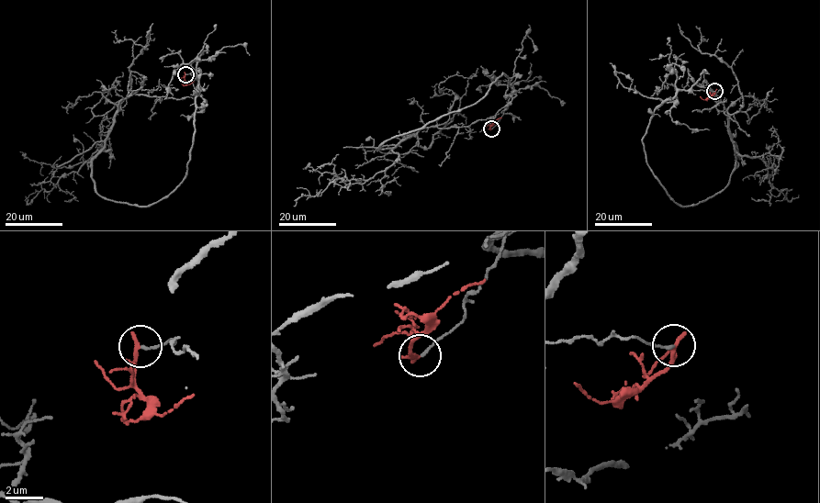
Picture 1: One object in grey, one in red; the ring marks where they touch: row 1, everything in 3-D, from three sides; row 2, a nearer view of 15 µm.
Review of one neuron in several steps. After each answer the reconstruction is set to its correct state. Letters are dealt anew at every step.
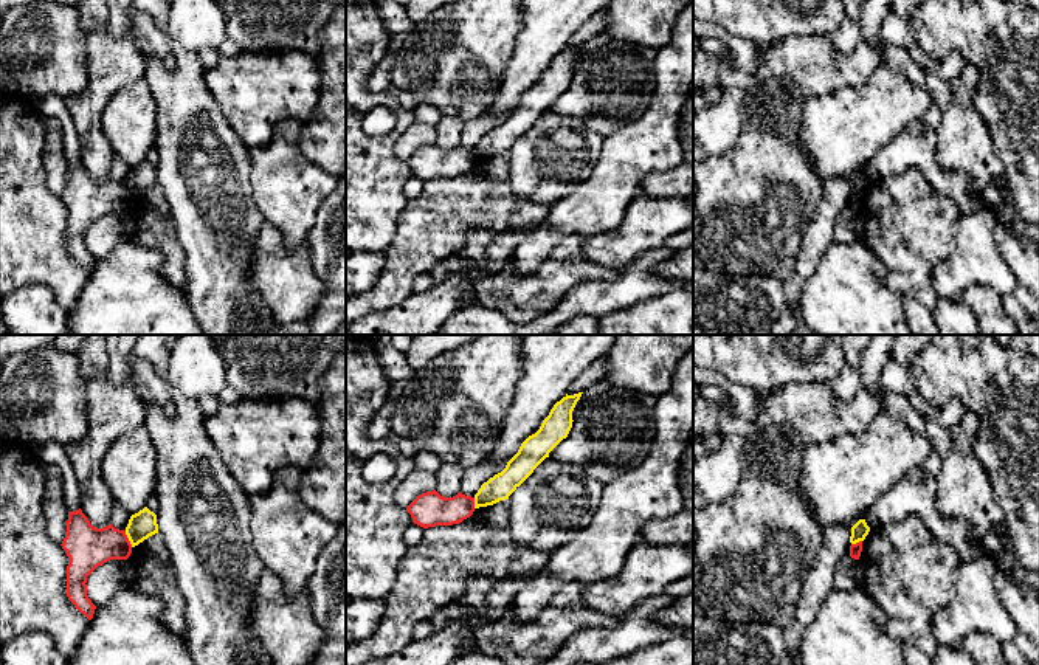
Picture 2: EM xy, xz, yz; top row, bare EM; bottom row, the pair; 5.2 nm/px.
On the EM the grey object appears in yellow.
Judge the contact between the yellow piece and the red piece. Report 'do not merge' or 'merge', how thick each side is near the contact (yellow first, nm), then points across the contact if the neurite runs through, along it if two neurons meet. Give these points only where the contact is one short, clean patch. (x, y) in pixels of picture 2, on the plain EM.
do not merge | 140/220 nm | along xy (124, 183), (132, 199)

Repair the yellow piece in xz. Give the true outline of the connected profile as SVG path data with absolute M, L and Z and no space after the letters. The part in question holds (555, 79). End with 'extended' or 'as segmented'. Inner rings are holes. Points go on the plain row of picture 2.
M583 45L564 48L554 57L540 82L529 88L506 121L481 138L475 147L475 161L493 158L509 149L549 110L549 105L568 90L572 64Z; as segmented

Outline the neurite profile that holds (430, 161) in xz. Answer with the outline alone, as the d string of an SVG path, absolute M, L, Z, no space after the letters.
M436 143L422 146L408 158L412 175L428 181L453 178L470 171L475 164L475 150L461 144L453 150L444 150Z

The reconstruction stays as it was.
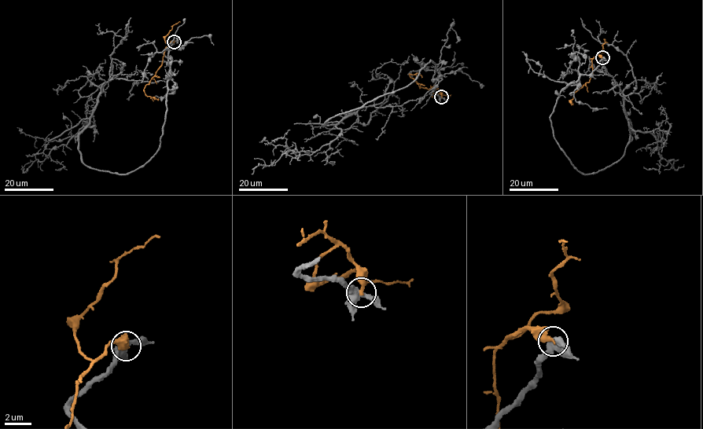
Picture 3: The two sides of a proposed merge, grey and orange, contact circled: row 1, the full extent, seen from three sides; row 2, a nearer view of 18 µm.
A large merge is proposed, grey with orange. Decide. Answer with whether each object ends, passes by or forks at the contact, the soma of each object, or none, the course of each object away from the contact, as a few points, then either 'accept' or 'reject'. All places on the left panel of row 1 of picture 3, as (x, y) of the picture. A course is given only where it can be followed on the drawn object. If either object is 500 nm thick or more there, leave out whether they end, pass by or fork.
grey forks; orange ends; soma grey none; soma orange none; course grey (174, 42), (156, 152), (126, 174), (91, 168), (79, 133), (122, 71), (112, 58), (109, 80), (136, 65); course orange (174, 42), (165, 49), (162, 64), (144, 89), (147, 96), (158, 98); reject

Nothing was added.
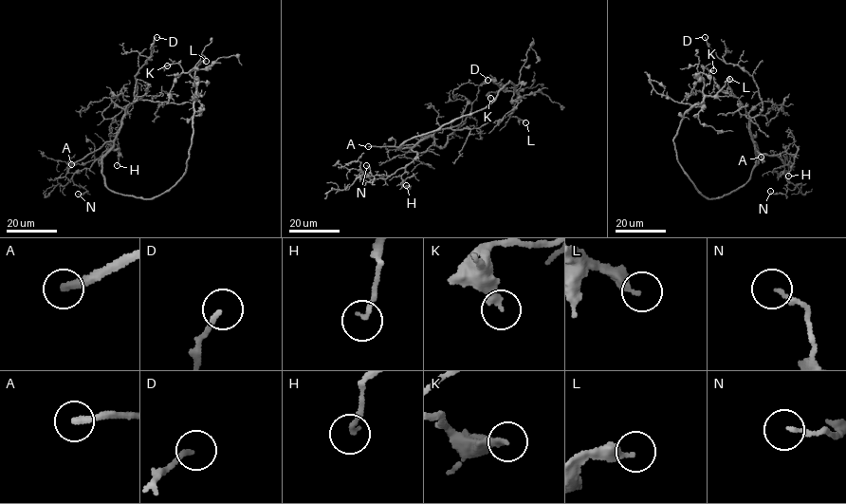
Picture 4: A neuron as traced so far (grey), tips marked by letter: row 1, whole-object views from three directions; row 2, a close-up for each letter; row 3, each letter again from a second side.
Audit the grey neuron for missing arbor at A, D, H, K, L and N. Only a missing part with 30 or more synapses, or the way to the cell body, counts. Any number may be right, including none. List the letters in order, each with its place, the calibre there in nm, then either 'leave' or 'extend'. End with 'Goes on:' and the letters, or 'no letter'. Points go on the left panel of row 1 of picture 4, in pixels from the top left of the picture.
A: at (71, 164); 260 nm thick; extend
D: at (156, 37); 170 nm thick; leave
H: at (117, 165); 150 nm thick; leave
K: at (167, 65); 300 nm thick; leave
L: at (206, 61); 280 nm thick; extend
N: at (78, 194); 160 nm thick; leave
Goes on: A, L

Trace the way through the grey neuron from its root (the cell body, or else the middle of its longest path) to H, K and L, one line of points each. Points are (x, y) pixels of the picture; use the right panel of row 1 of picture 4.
H: (727, 194), (747, 180), (756, 151), (772, 156), (784, 152), (794, 154), (798, 147), (788, 176)
K: (727, 194), (712, 199), (703, 196), (678, 161), (673, 141), (683, 115), (703, 99), (704, 68), (713, 70)
L: (727, 194), (710, 199), (700, 194), (678, 161), (673, 138), (683, 115), (706, 96), (714, 96), (729, 79)

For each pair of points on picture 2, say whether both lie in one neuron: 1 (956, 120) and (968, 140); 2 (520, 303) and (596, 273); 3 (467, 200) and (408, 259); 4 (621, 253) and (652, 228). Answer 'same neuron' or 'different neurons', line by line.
1: same neuron
2: same neuron
3: same neuron
4: same neuron

